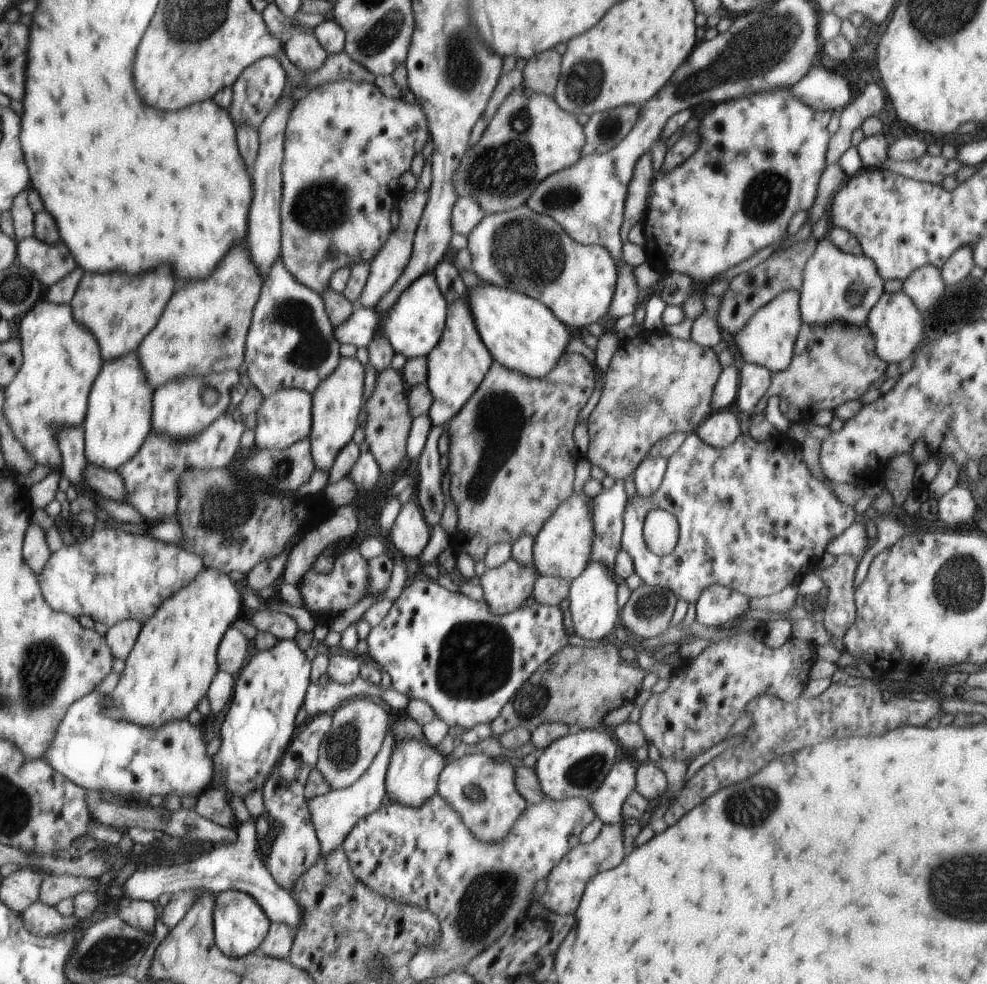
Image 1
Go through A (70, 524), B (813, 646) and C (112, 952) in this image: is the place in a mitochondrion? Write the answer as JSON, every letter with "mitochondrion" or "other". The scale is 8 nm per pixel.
{"A":"other","B":"other","C":"mitochondrion"}

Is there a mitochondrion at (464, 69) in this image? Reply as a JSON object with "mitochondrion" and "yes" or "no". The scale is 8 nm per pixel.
{"mitochondrion":"yes"}

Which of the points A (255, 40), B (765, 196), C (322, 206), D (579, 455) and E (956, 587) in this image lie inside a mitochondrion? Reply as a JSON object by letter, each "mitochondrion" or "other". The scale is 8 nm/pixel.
{"A":"other","B":"mitochondrion","C":"mitochondrion","D":"other","E":"mitochondrion"}

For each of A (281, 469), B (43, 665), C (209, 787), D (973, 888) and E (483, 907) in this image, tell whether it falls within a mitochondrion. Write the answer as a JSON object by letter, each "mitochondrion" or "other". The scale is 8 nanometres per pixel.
{"A":"mitochondrion","B":"mitochondrion","C":"other","D":"mitochondrion","E":"mitochondrion"}

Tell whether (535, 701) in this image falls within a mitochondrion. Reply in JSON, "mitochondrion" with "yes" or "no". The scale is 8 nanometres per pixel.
{"mitochondrion":"yes"}

